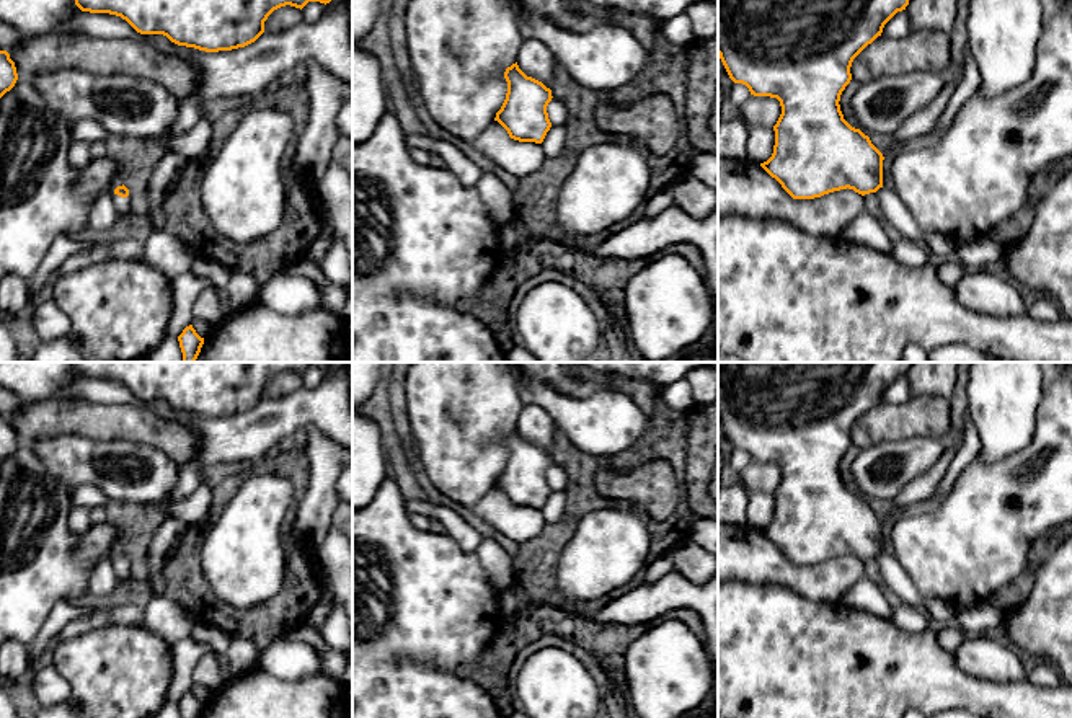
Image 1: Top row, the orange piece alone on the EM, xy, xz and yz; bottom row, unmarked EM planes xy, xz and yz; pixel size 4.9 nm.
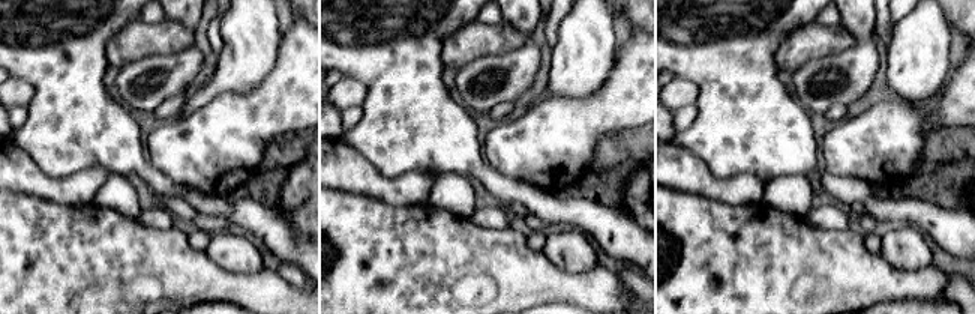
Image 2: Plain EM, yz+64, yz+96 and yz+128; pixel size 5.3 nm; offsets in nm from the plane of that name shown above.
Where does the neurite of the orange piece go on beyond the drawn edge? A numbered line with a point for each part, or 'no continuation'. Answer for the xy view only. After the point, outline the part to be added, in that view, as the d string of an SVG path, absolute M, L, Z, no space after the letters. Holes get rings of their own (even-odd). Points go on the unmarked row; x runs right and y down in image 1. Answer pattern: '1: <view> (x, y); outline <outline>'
1: xy (121, 570); outline M114 560L113 568L114 568L117 579L126 579L131 573L131 561L121 563L121 561Z

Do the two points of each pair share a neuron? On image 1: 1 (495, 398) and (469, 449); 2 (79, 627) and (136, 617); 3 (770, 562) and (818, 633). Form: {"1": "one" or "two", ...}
{"1": "one", "2": "one", "3": "two"}

